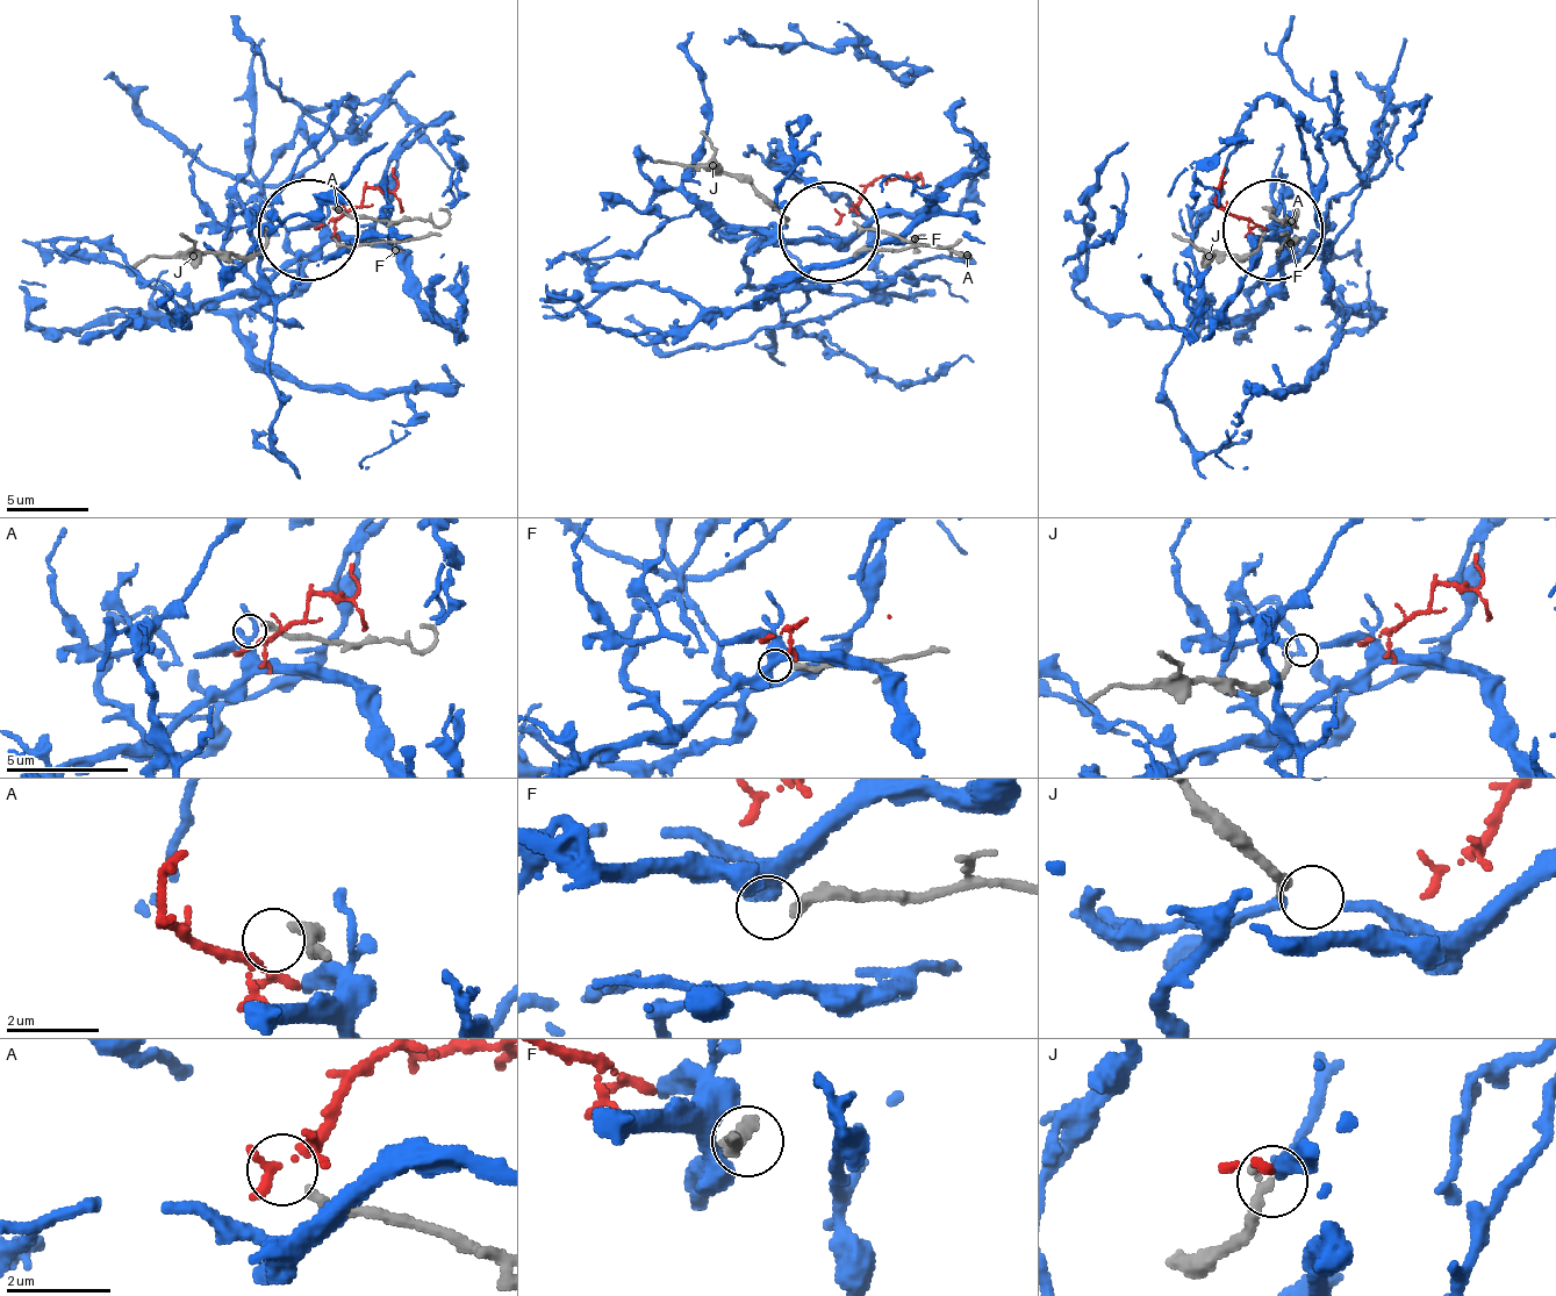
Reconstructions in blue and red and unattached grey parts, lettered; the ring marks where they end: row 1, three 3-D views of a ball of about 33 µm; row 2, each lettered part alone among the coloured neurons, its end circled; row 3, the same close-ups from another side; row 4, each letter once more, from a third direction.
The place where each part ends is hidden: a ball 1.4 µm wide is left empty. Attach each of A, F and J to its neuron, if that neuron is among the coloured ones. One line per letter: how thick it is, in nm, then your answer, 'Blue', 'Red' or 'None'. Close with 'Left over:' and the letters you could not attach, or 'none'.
A: Thickness 240 nm. None
F: Thickness 240 nm. None
J: Thickness 220 nm. Blue
Left over: A, F

